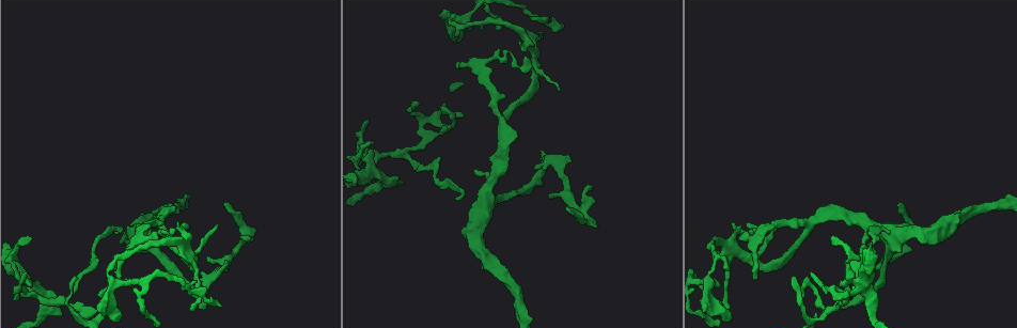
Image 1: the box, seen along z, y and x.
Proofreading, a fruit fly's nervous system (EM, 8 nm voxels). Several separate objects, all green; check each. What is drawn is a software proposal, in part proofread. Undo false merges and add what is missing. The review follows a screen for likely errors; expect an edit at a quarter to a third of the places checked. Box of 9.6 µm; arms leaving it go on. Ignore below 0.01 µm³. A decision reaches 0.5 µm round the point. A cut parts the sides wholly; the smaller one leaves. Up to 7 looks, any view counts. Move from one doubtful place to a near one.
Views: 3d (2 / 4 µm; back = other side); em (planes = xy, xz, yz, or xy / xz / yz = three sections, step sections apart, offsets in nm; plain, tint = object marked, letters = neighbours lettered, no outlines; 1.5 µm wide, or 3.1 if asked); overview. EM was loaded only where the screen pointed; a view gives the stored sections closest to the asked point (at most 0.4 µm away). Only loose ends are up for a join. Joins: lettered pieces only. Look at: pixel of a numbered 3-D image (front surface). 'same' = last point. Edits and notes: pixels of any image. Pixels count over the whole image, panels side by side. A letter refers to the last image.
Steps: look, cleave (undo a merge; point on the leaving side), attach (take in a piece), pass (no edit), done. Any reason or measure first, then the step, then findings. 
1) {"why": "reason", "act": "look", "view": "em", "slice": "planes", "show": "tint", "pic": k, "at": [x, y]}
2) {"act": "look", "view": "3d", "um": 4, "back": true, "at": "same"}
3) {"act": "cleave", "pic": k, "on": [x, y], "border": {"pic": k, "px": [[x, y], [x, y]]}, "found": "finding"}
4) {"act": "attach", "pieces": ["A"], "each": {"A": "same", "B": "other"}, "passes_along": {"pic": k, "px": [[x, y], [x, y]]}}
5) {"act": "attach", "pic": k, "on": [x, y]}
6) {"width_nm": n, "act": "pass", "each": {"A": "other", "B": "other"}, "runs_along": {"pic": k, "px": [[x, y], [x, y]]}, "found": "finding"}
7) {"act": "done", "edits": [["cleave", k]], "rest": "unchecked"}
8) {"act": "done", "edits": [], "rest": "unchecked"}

{"why": "branch point", "act": "look", "view": "em", "slice": "planes", "show": "letters", "pic": 1, "at": [551, 155]}

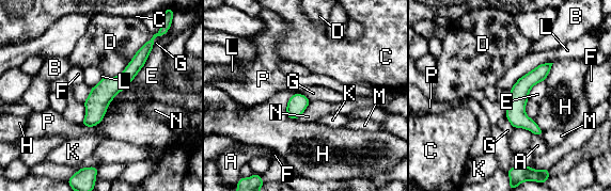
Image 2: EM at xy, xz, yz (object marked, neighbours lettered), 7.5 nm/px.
{"width_nm": 140, "longest_contact_nm": ["E", 500], "act": "pass", "each": {"A": "other", "B": "other", "C": "other", "D": "other", "E": "other", "F": "other", "G": "other", "H": "other", "K": "other", "L": "other", "M": "other", "N": "other", "P": "other"}, "found": "all the same neuron"}

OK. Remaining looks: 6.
{"why": "four or more arms meet", "act": "look", "view": "3d", "um": 4, "pic": 1, "at": [373, 170]}

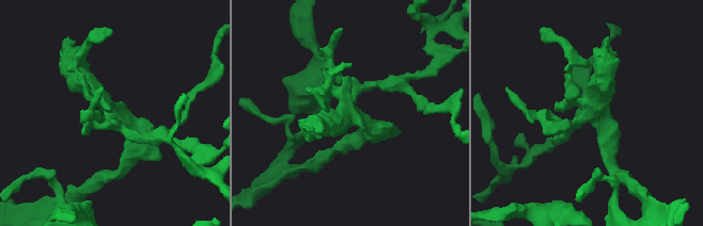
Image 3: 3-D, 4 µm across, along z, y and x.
{"act": "look", "view": "em", "slice": "xz", "step": 4, "show": "tint", "pic": 3, "at": [349, 115]}

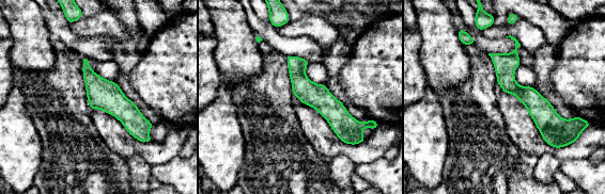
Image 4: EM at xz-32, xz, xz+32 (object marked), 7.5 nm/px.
{"act": "look", "view": "em", "slice": "planes", "show": "letters", "at": "same"}

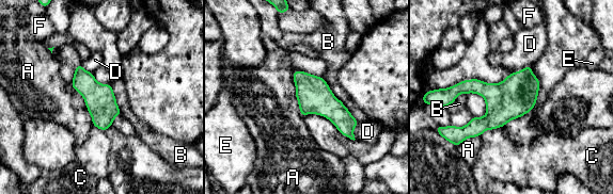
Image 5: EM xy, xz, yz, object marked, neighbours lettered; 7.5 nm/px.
{"act": "pass", "each": {"A": "other", "B": "other", "C": "other", "D": "other", "E": "other", "F": "other"}, "border": {"pic": 5, "px": [[293, 71], [295, 97], [302, 117]]}, "found": "one neuron here"}

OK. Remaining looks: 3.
{"why": "abrupt turn", "act": "look", "view": "em", "slice": "xz", "step": 4, "show": "tint", "pic": 1, "at": [710, 283]}

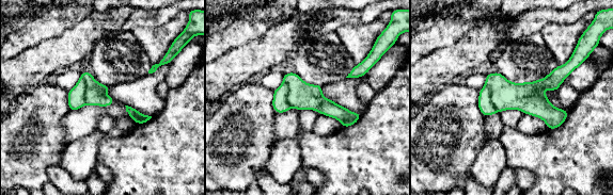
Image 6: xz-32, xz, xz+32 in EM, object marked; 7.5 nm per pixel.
{"why": "cut it another way", "act": "look", "view": "em", "slice": "planes", "show": "letters", "at": "same"}

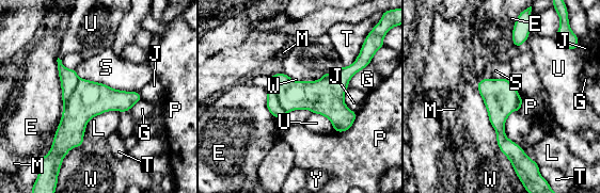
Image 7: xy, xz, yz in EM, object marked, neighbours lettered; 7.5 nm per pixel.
{"act": "cleave", "pic": 7, "on": [293, 95], "each": {"E": "other", "G": "other", "J": "other", "L": "other", "M": "other", "P": "other", "S": "other", "T": "other", "U": "other", "W": "other", "Y": "other"}, "part_leaving": {"pic": 7, "px": [[137, 94], [99, 99], [63, 150]]}, "found": "a second neuron is stuck on"}

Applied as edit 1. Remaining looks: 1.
{"act": "done", "edits": [["cleave", 7]], "rest": "unchecked"}

